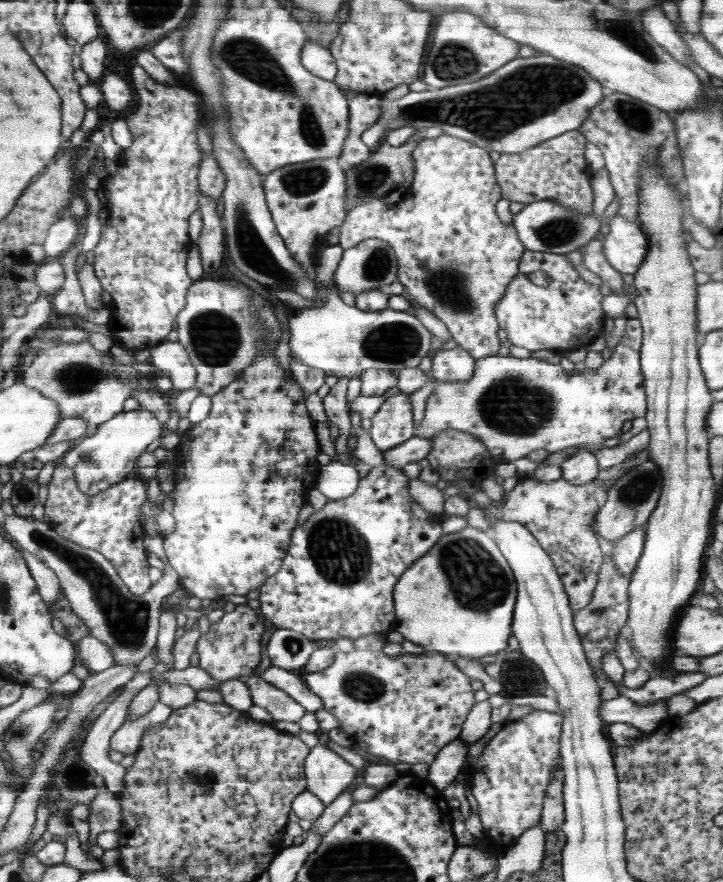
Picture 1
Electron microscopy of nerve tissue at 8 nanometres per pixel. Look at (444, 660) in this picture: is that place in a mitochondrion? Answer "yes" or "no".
no

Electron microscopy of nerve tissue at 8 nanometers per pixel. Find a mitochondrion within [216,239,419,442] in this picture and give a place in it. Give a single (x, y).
(377, 265)

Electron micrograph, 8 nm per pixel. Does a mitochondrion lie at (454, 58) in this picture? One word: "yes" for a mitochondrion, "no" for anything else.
yes

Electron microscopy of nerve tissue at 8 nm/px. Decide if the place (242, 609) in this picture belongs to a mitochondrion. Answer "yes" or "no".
no

